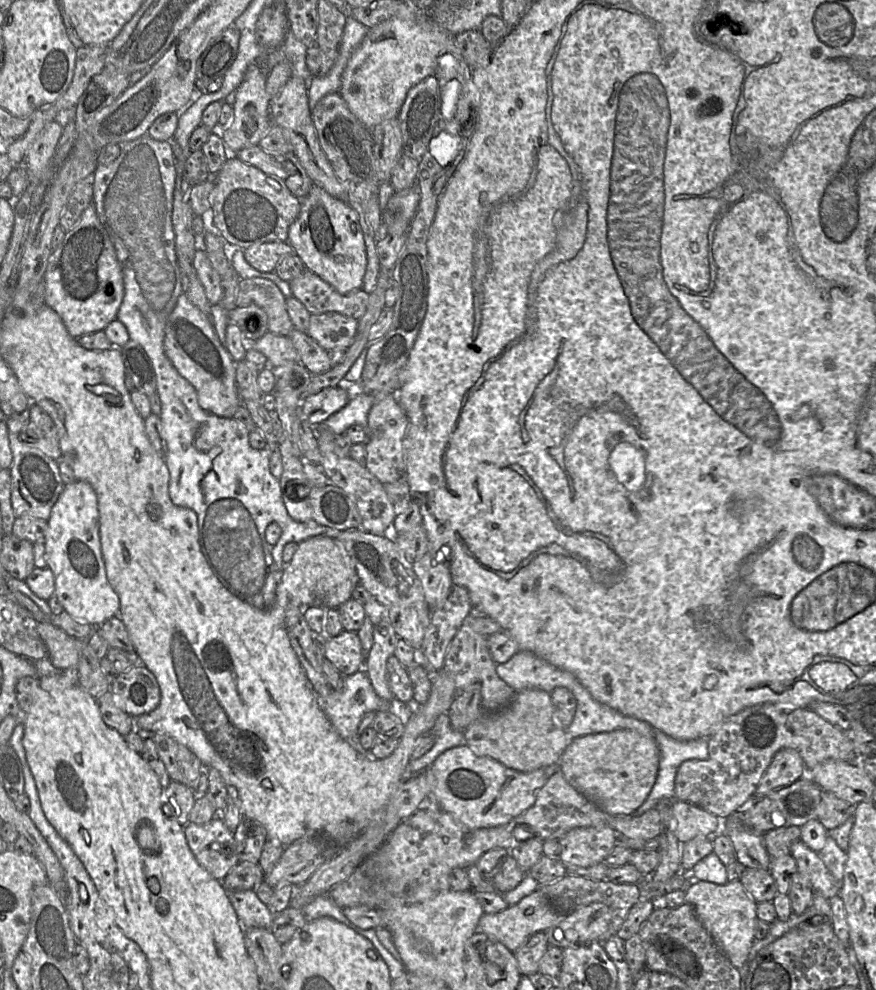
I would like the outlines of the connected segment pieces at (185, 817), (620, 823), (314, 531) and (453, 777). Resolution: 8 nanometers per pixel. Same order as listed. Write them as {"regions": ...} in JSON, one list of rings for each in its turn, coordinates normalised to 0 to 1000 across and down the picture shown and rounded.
{"regions":[[[[196,788],[185,800],[186,819],[189,816],[208,834],[212,834],[217,831],[216,822],[224,807],[225,803],[218,796]]],[[[748,815],[729,824],[700,824],[696,828],[696,835],[707,844],[741,849],[756,841],[756,827],[751,817]]],[[[317,502],[315,507],[312,507],[312,514],[315,514],[316,528],[322,538],[317,547],[312,552],[311,563],[316,575],[321,578],[323,573],[323,555],[329,548],[344,548],[347,545],[362,542],[374,541],[381,542],[388,538],[387,535],[379,534],[377,532],[366,531],[360,527],[340,527],[331,522],[325,512],[324,507],[317,508]]],[[[535,754],[515,756],[491,774],[498,785],[493,804],[506,818],[537,837],[561,836],[581,831],[604,817],[626,785],[621,777],[592,780],[565,767],[543,763]]]]}

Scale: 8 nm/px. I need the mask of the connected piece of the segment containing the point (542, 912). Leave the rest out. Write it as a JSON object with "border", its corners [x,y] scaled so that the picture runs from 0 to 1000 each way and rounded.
{"border":[[[613,898],[605,904],[598,906],[590,913],[578,917],[565,923],[551,923],[548,927],[545,941],[554,942],[562,945],[583,962],[591,960],[597,953],[608,943],[621,941],[635,933],[643,925],[637,922],[630,915],[627,907],[620,900]]]}

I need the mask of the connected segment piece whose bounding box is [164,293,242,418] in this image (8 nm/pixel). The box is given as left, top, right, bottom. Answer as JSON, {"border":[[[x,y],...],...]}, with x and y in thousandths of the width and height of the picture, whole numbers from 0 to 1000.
{"border":[[[209,296],[203,300],[189,326],[187,354],[204,378],[224,393],[226,408],[234,416],[255,422],[267,421],[276,404],[269,387],[269,367],[250,343],[240,320],[221,309]]]}

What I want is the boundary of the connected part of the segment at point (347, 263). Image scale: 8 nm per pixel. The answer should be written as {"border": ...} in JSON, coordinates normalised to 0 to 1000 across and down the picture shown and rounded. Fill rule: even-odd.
{"border":[[[358,187],[345,202],[339,221],[330,229],[328,244],[352,273],[388,297],[413,291],[419,272],[419,255],[410,218],[398,206]]]}

